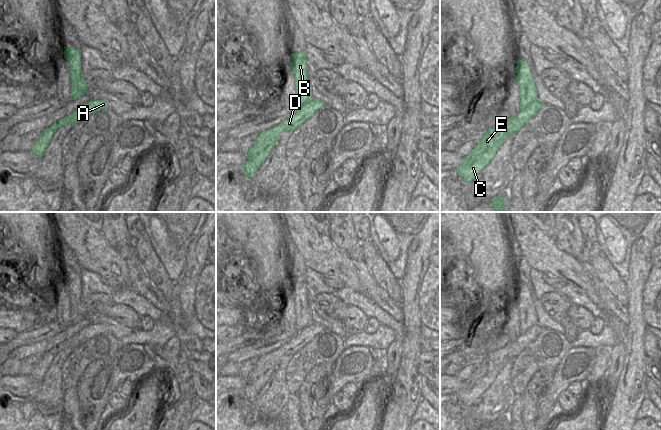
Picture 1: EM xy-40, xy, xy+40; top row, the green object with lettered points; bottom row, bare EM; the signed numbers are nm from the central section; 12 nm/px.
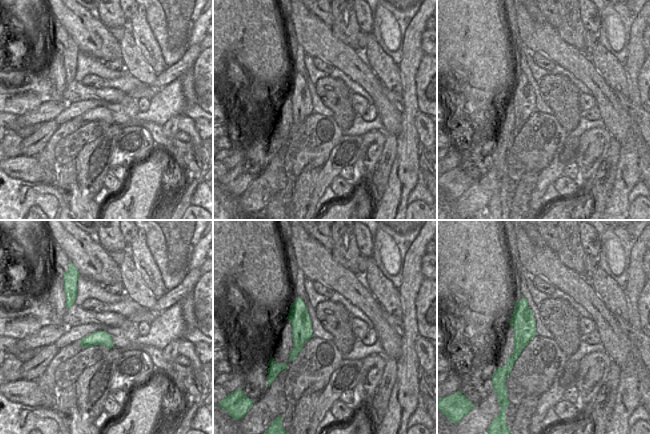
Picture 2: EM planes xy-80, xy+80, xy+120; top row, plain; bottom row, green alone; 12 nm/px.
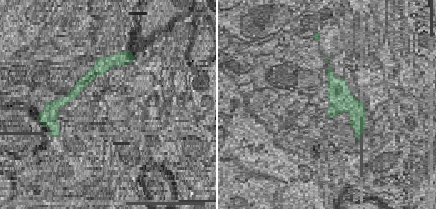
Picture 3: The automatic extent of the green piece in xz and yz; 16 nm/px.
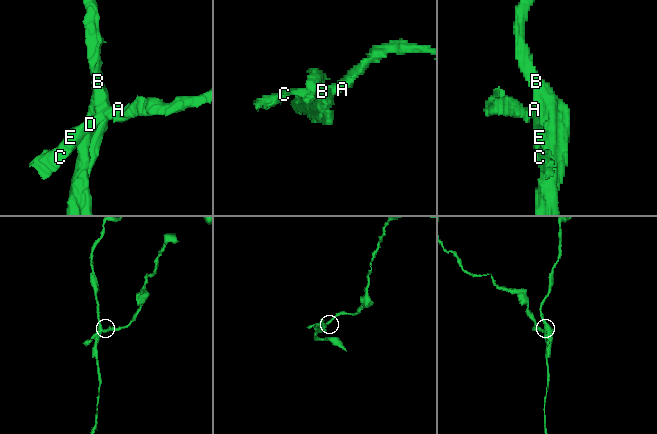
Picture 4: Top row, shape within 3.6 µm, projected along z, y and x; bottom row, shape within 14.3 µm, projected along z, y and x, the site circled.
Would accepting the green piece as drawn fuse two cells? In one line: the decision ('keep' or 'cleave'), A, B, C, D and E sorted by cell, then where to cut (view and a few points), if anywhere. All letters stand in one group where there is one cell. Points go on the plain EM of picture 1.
cleave; A C D E / B; cut in xy+40 along (536, 323), (520, 333)

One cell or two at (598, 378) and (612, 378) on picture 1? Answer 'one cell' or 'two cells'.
two cells

